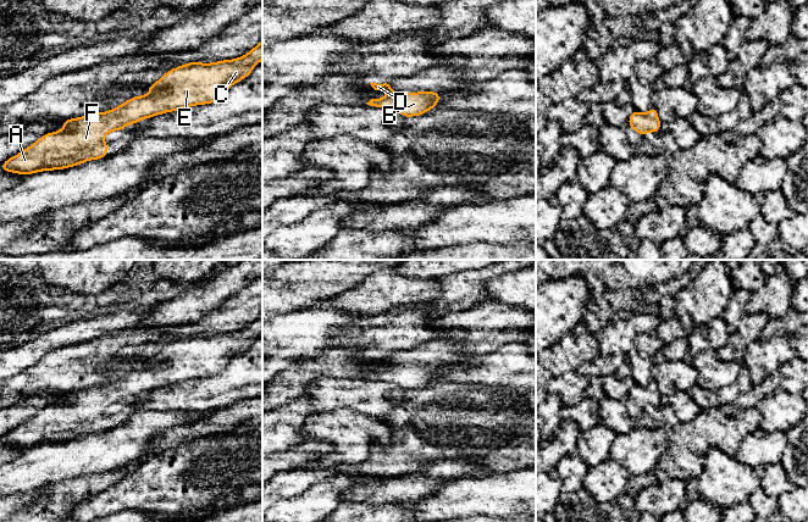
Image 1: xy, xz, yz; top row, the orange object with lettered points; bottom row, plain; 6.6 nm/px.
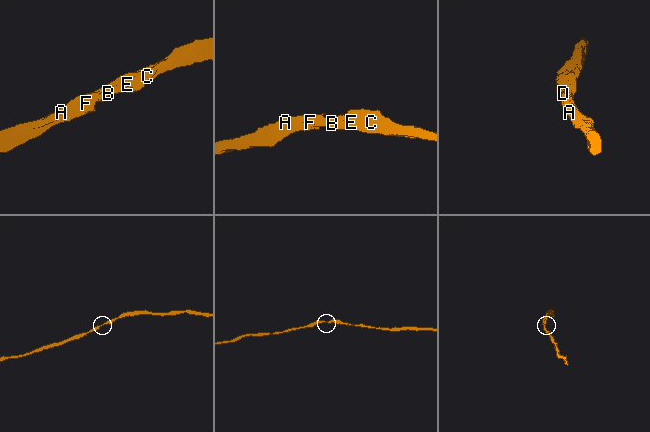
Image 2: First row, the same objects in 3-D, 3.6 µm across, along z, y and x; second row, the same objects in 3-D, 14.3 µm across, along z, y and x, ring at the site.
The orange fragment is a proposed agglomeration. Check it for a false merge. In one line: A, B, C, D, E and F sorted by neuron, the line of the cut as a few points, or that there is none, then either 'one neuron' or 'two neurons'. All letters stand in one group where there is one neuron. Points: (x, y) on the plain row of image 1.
groups A B C D E F; cut none; one neuron

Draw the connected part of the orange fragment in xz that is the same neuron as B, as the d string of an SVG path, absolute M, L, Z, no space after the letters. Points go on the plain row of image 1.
M391 355L370 357L375 363L383 363L389 368L382 372L371 372L366 376L367 378L393 382L405 390L421 389L422 387L432 383L439 376L441 366L419 365L395 367L391 361Z

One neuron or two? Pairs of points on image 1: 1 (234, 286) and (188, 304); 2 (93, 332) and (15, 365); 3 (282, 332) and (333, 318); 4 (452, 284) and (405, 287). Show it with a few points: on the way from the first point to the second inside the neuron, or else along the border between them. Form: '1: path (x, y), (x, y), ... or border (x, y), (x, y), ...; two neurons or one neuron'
1: path (223, 286), (199, 299); one neuron
2: path (73, 333), (53, 338), (34, 349); one neuron
3: path (294, 332), (305, 332), (321, 323); one neuron
4: border (440, 277), (440, 294), (426, 301); two neurons

